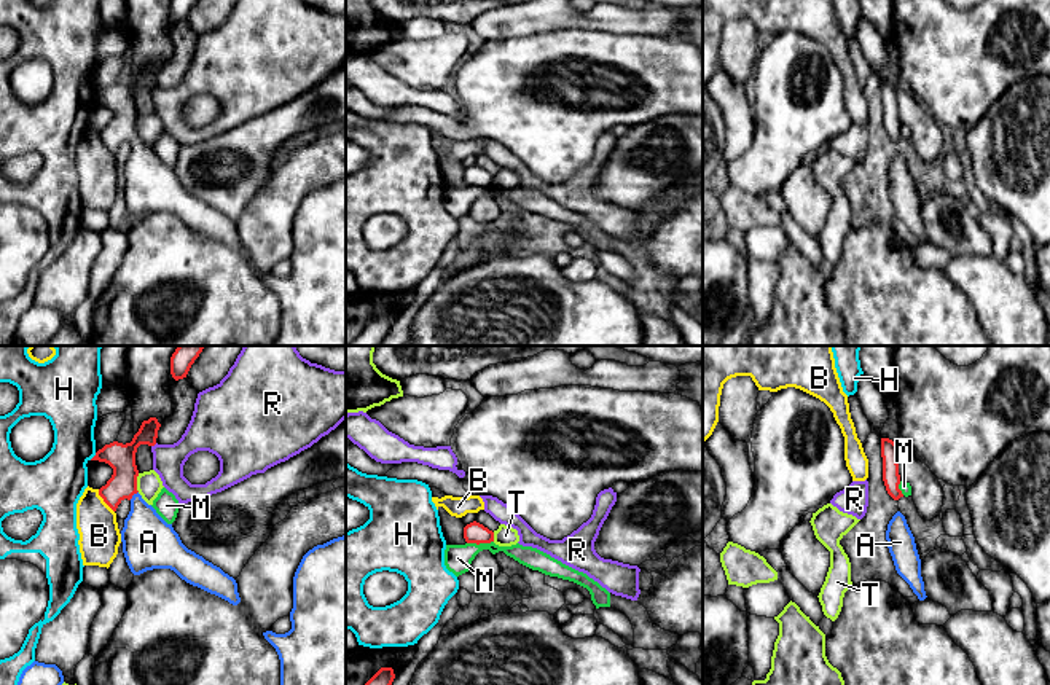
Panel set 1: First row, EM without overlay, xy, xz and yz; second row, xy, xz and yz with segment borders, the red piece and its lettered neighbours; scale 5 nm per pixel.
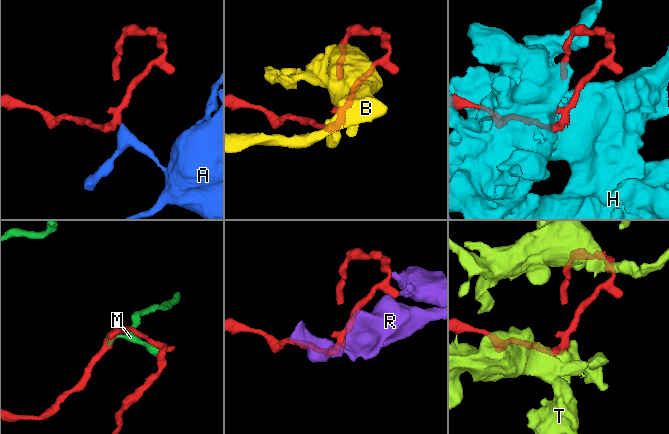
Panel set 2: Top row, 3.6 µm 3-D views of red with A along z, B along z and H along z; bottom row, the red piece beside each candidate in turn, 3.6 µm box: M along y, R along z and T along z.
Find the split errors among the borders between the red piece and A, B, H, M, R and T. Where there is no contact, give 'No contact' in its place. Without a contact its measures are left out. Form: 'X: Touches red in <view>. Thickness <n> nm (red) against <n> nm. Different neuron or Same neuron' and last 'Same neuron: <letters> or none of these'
A: Touches red in xy. Thickness 140 nm (red) against 260 nm. Same neuron
B: Touches red in xy. Thickness 140 nm (red) against 200 nm. Different neuron
H: Touches red in xy. Thickness 140 nm (red) against 280 nm. Different neuron
M: Touches red in xz. Thickness 110 nm (red) against 140 nm. Different neuron
R: Touches red in xy. Thickness 140 nm (red) against 160 nm. Different neuron
T: Touches red in xy. Thickness 140 nm (red) against 130 nm. Different neuron
Same neuron: A

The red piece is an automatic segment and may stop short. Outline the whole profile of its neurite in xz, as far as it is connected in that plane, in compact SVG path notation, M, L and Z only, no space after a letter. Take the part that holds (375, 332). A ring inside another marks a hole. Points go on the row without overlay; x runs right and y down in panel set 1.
M381 311L349 346L381 346L394 322L392 311Z

